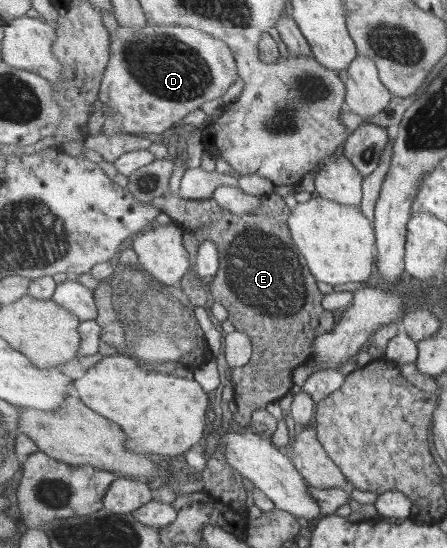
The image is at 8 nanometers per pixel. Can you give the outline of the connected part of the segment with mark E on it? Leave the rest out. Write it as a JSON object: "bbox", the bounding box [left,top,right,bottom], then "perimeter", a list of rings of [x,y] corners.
{"bbox":[160,192,337,426],"perimeter":[[[274,192],[266,194],[262,196],[260,208],[243,216],[234,214],[219,204],[215,204],[213,209],[210,209],[208,204],[208,199],[186,200],[176,195],[166,195],[160,211],[161,216],[166,220],[188,231],[190,237],[201,237],[202,227],[208,229],[208,237],[203,239],[212,241],[217,246],[220,269],[210,284],[211,290],[216,293],[214,301],[220,301],[220,304],[224,305],[230,315],[230,321],[236,325],[236,330],[242,333],[242,337],[250,336],[252,349],[254,349],[254,355],[250,357],[250,361],[244,367],[232,368],[231,373],[231,380],[234,383],[233,400],[236,405],[236,412],[232,417],[238,424],[249,426],[254,411],[266,409],[268,403],[278,402],[281,397],[288,397],[288,393],[293,393],[296,377],[292,377],[292,373],[296,373],[296,369],[307,365],[312,359],[314,343],[318,337],[334,332],[337,324],[336,313],[324,309],[322,301],[325,295],[322,295],[322,291],[318,289],[315,275],[312,275],[300,249],[294,246],[287,221],[292,209],[284,196]]]}

